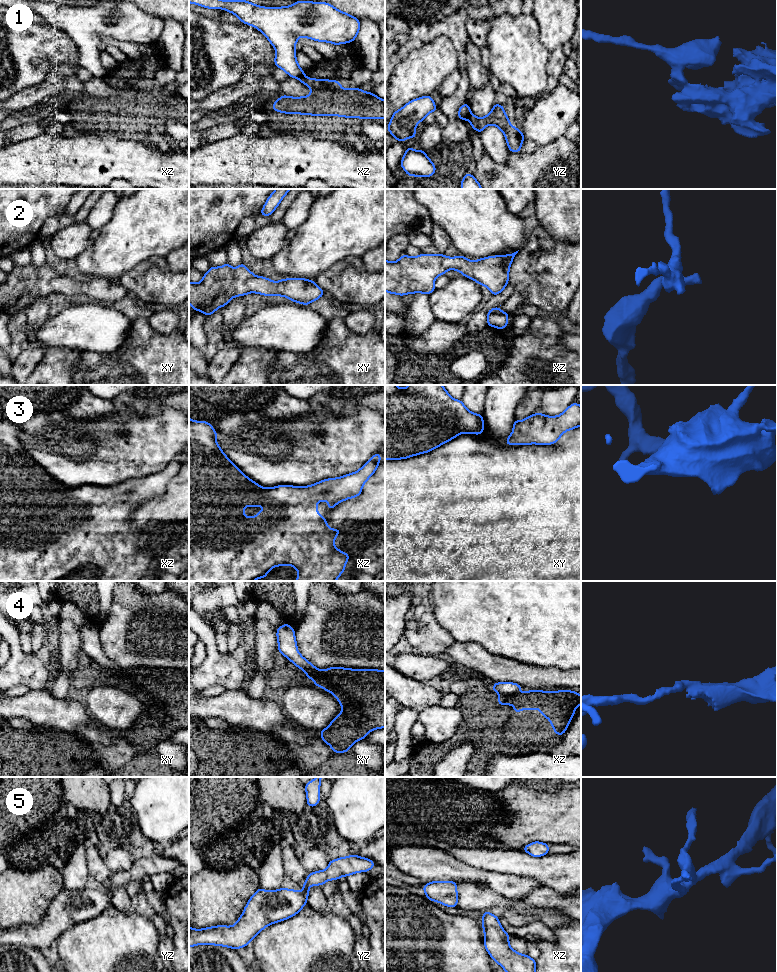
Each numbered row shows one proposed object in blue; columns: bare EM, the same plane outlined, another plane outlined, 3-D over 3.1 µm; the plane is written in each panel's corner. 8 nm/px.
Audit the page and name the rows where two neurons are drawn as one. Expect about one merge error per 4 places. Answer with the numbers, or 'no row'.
1, 4

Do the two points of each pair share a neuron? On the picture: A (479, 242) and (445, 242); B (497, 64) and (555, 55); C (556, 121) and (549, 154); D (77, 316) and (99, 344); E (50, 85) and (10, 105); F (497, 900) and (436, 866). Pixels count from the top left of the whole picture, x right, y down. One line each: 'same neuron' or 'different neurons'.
A: different neurons
B: different neurons
C: different neurons
D: same neuron
E: same neuron
F: different neurons

